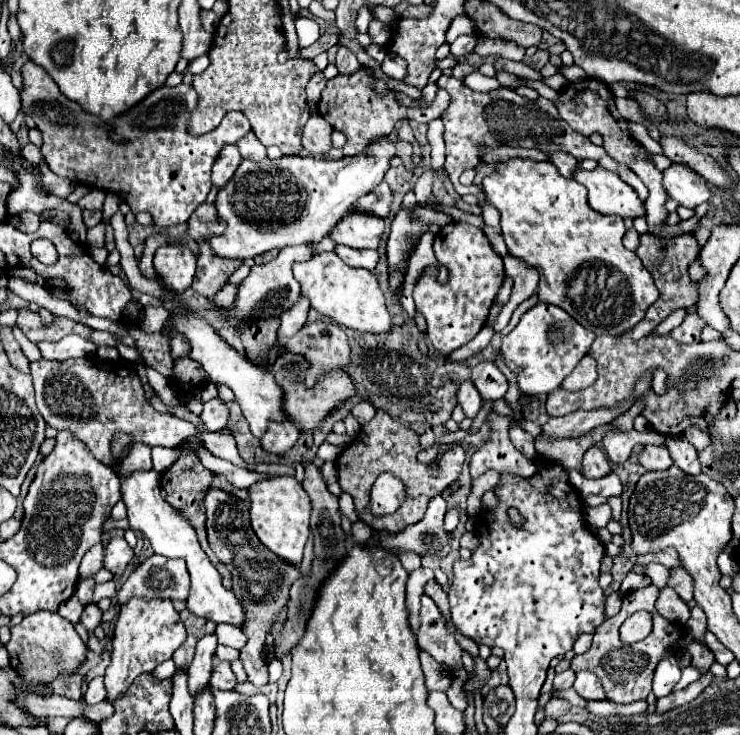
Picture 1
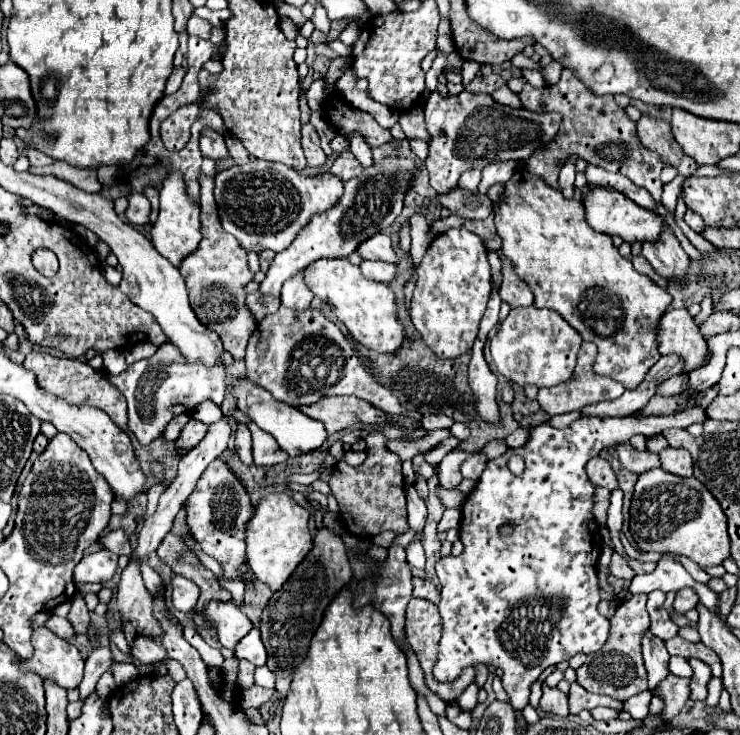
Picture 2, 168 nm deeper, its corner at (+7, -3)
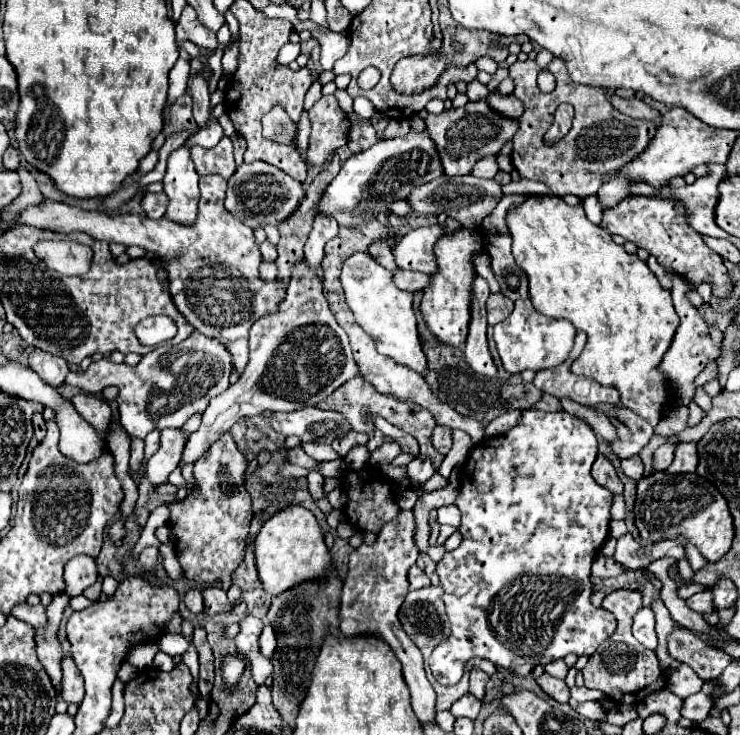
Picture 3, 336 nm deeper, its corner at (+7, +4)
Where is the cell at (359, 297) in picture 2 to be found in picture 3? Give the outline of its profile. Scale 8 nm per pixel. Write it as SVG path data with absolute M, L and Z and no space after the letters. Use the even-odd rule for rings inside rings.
M352 254L342 264L340 282L346 294L346 302L354 312L354 318L358 320L362 330L374 338L378 352L390 356L398 364L416 370L418 374L426 374L426 356L418 340L416 316L412 310L412 294L394 286L390 270L382 268L368 254Z

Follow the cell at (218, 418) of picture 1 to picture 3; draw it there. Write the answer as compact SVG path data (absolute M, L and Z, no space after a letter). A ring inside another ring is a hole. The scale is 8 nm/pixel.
M182 428L162 430L160 448L148 460L148 466L146 466L146 476L154 488L160 486L162 482L166 482L168 474L178 466L184 444L186 444L186 432Z

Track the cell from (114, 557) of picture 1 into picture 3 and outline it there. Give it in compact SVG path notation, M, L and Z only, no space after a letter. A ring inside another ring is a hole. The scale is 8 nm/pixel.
M78 554L70 558L64 566L64 580L66 580L66 594L78 596L84 588L92 586L98 578L98 566L96 558L90 558L86 554Z

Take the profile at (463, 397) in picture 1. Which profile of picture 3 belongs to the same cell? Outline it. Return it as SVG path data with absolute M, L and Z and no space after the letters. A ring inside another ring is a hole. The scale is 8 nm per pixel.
M454 430L454 446L452 446L452 450L446 454L446 458L444 458L438 474L450 476L452 468L454 468L458 462L464 462L464 460L468 458L468 454L470 454L472 448L474 448L474 444L470 442L470 436L468 436L466 432L462 432L462 430Z

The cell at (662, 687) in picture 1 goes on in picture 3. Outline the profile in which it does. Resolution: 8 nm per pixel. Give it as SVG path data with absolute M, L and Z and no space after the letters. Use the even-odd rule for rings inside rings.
M642 608L636 616L634 616L634 626L632 626L632 634L634 638L650 648L650 650L656 650L658 646L658 638L656 638L656 632L654 632L654 612L650 608Z

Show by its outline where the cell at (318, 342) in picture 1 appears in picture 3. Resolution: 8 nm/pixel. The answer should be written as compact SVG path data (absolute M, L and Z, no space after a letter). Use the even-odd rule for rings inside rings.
M300 262L292 270L292 280L284 300L278 304L278 312L258 318L250 328L250 362L236 384L230 384L224 394L210 400L200 428L188 438L178 468L182 470L186 464L196 462L244 416L256 416L266 410L290 412L304 406L316 406L356 376L360 374L358 364L352 358L348 336L338 326L326 302L322 282L304 262Z

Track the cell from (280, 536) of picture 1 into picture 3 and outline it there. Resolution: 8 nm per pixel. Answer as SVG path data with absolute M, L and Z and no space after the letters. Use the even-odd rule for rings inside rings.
M288 506L262 524L254 542L254 562L264 590L270 596L278 596L304 580L324 578L326 570L332 566L332 556L324 544L316 516L304 506Z

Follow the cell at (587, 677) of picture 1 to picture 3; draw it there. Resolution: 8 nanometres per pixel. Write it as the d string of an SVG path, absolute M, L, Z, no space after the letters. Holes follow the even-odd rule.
M574 686L570 690L570 706L576 708L580 706L582 702L588 702L588 700L606 700L606 694L602 694L600 690L590 690L586 686Z

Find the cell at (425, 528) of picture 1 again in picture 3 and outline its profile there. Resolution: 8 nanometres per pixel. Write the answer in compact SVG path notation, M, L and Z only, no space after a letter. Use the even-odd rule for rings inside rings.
M418 456L416 460L412 460L408 464L408 476L412 480L416 480L416 482L426 482L434 472L436 470L434 470L434 466L432 466L428 456Z

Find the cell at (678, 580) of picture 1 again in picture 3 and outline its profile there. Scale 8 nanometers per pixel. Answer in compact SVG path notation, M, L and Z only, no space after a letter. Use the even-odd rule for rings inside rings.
M702 590L702 592L694 594L694 596L690 596L690 598L686 600L686 604L688 604L694 612L700 612L700 614L704 614L704 612L714 612L714 610L716 610L714 604L712 604L712 594L710 594L710 590Z

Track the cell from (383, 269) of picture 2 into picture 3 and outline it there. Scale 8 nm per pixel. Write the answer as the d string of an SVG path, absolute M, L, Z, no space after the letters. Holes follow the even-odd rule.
M396 268L396 270L392 272L392 278L394 278L394 284L396 284L400 290L408 290L408 292L424 290L426 284L428 284L426 274L422 274L422 272L412 272L412 270L402 270L402 268Z

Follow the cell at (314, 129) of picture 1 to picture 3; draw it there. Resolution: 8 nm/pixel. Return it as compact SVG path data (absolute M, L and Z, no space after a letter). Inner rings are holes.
M322 96L310 110L312 132L308 140L306 158L310 166L324 166L328 156L348 144L350 118L340 110L334 96Z

